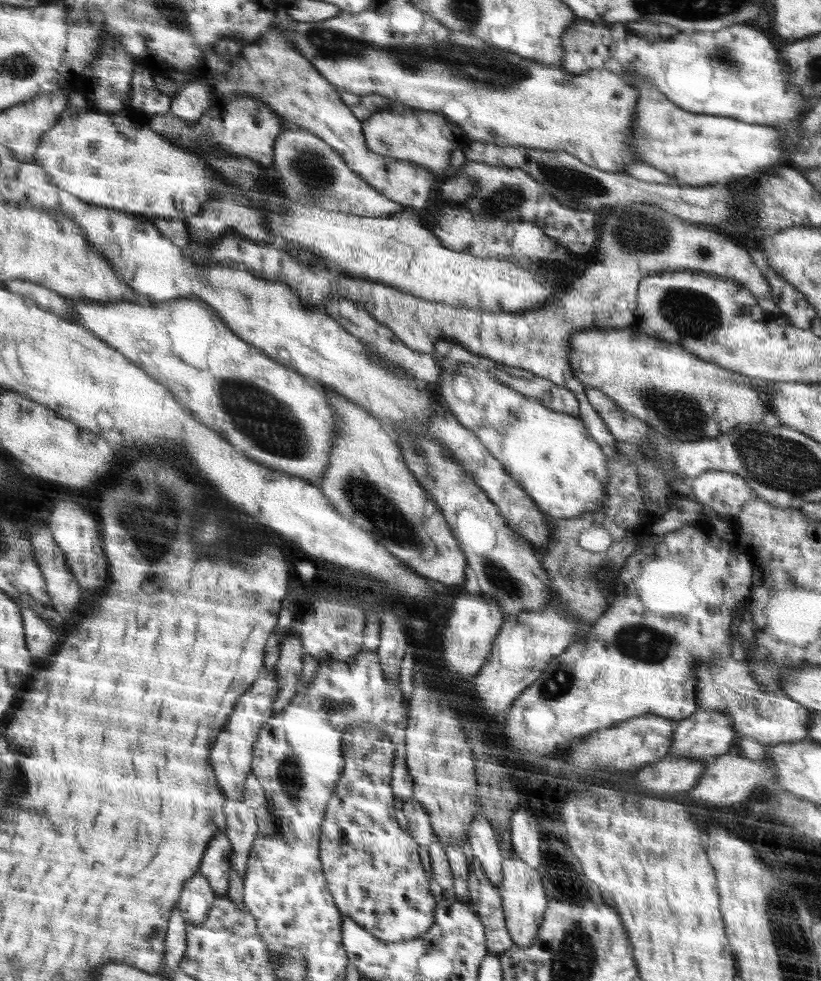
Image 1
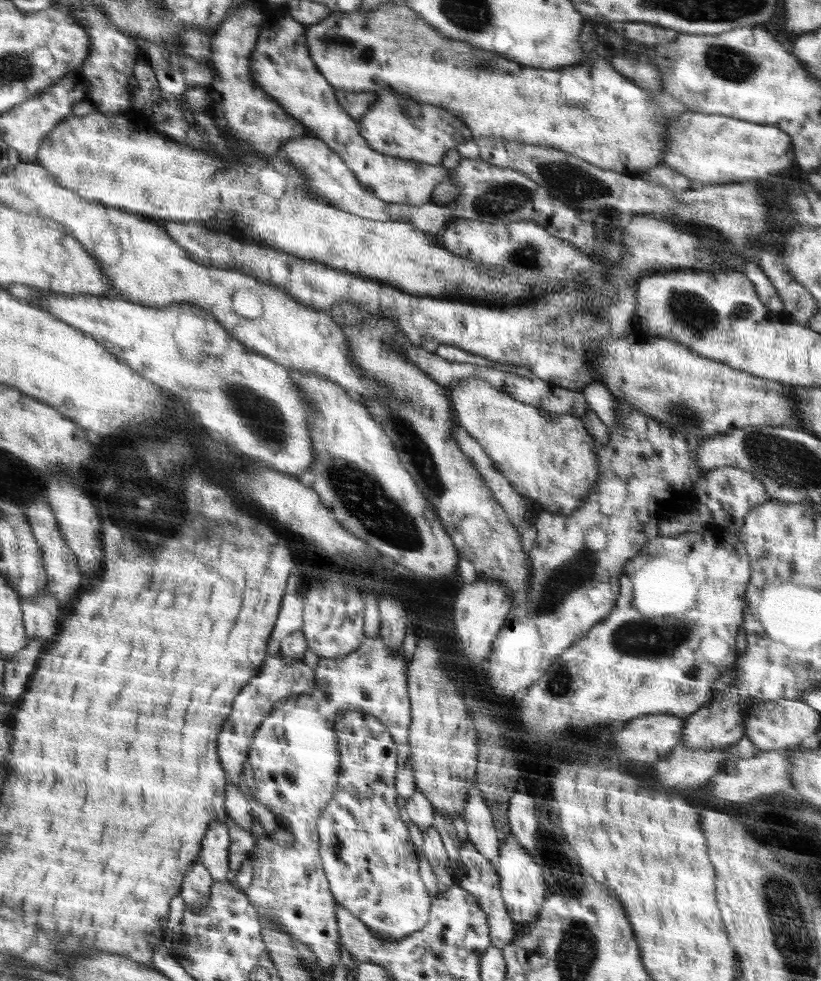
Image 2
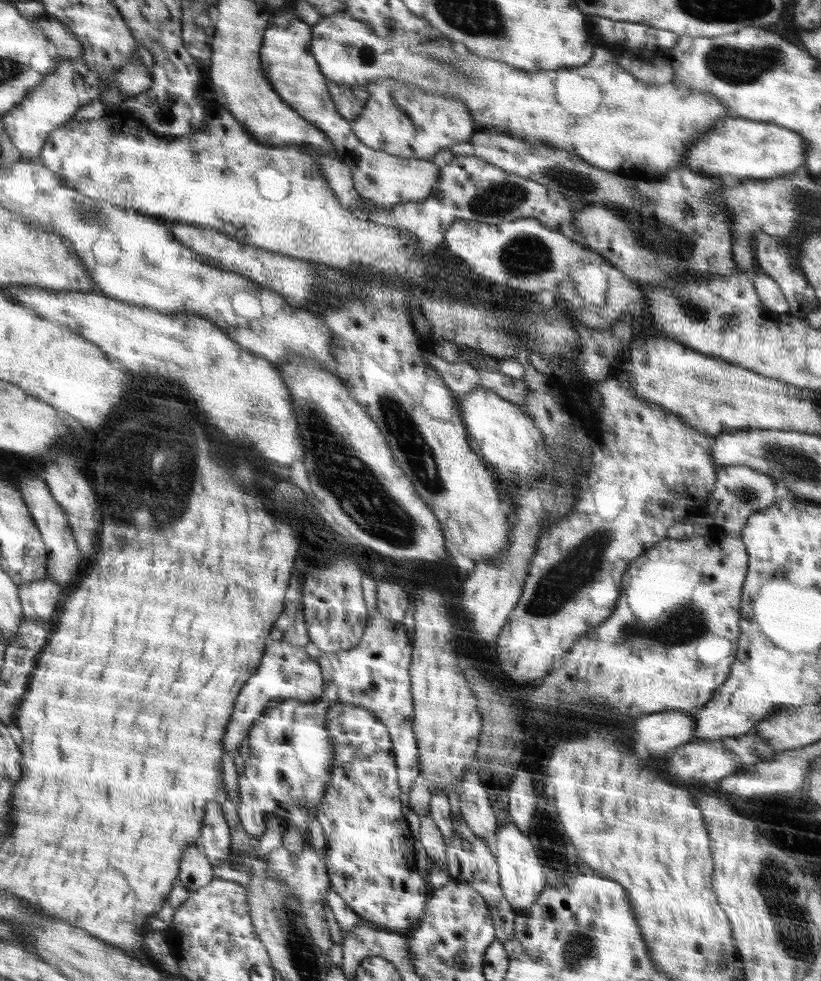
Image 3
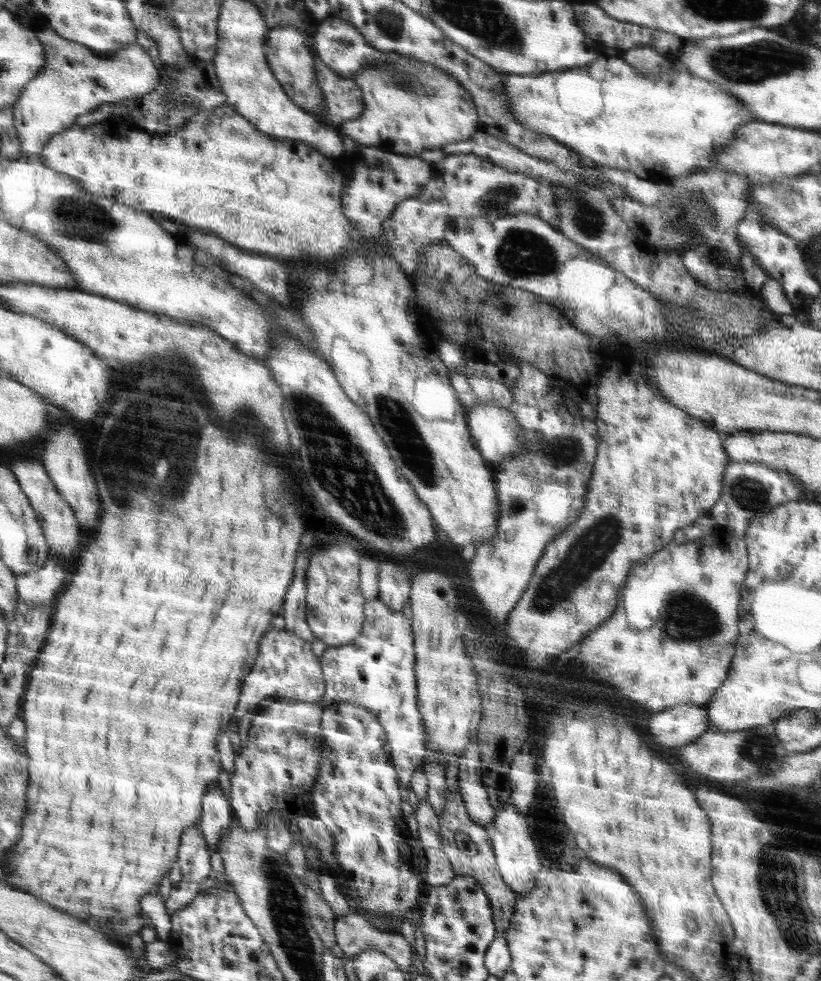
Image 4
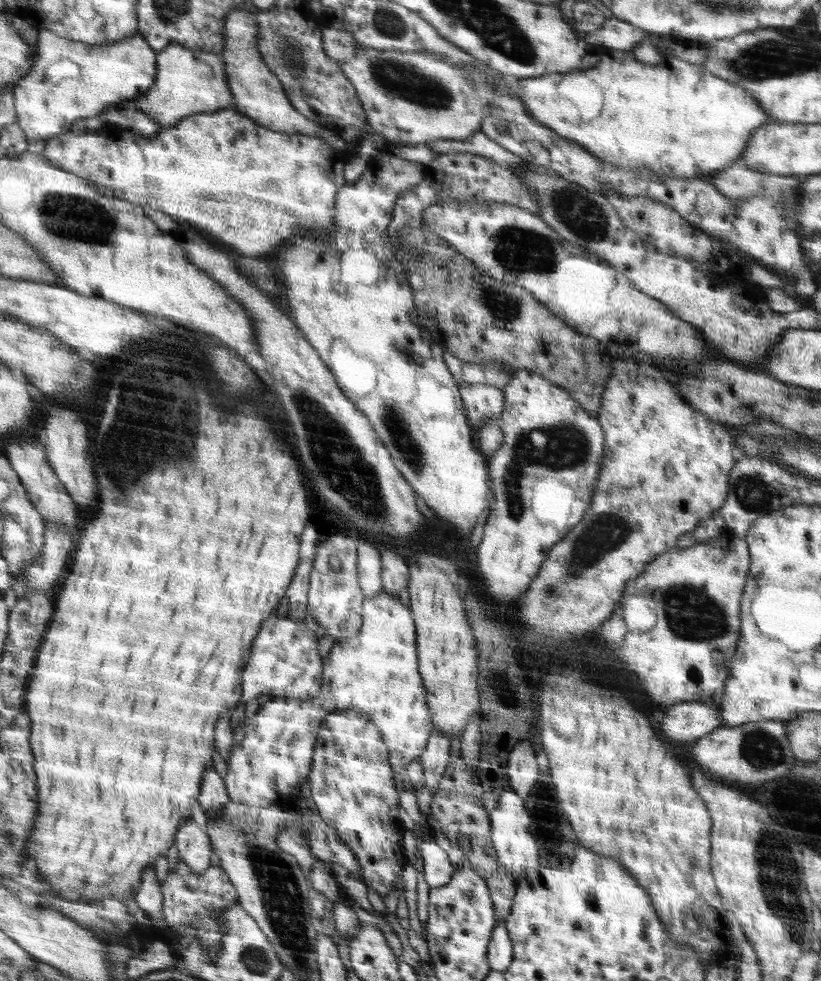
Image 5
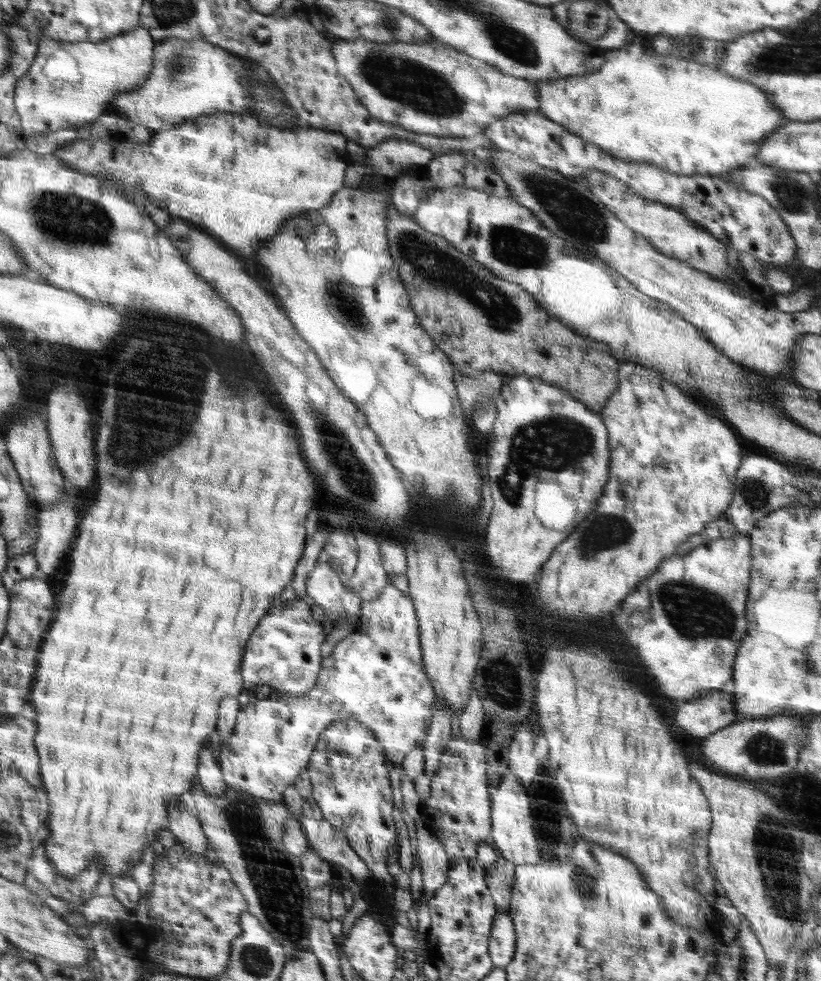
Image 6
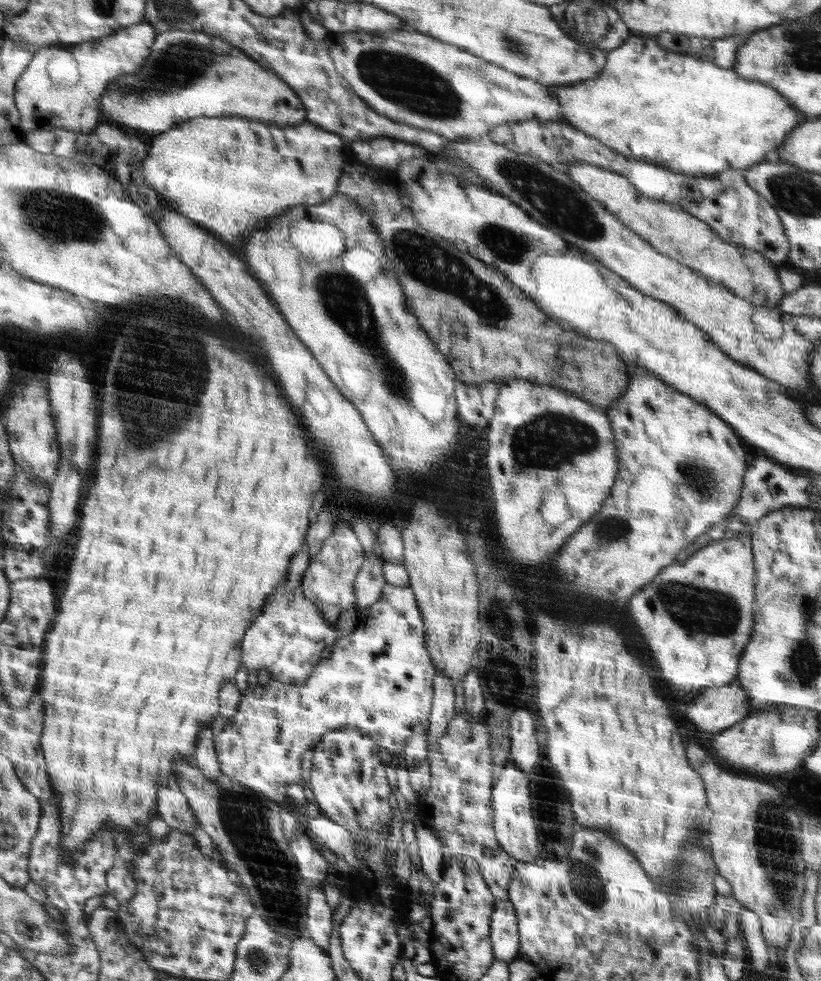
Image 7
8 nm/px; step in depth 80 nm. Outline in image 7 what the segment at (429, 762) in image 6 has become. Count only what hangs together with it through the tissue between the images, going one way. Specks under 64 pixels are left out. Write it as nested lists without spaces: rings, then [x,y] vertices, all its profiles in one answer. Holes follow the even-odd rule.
[[[436,671],[433,679],[433,707],[430,712],[427,738],[440,738],[446,733],[448,723],[452,721],[455,714],[455,702],[454,683],[443,672]]]

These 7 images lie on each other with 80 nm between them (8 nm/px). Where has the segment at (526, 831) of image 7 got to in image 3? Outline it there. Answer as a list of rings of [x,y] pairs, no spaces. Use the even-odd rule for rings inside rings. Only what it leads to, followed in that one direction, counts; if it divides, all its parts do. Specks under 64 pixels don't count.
[[[511,817],[506,824],[496,830],[494,835],[494,851],[497,856],[498,868],[500,869],[500,883],[504,890],[505,899],[513,905],[516,912],[527,912],[537,902],[539,895],[544,890],[544,872],[542,864],[538,860],[536,850],[532,848],[526,834],[518,829]]]

